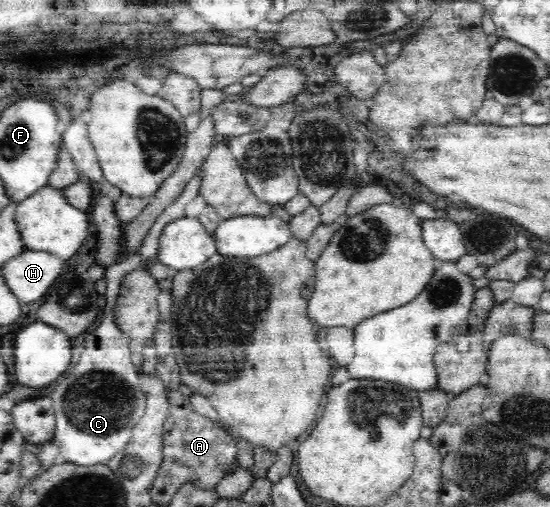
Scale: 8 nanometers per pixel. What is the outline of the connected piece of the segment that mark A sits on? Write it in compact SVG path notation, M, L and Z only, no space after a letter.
M173 353L160 360L156 368L157 375L165 384L169 412L163 425L163 463L153 484L184 485L194 482L196 485L218 485L226 474L240 467L236 458L236 440L218 423L194 411L190 398L180 393L181 371Z

